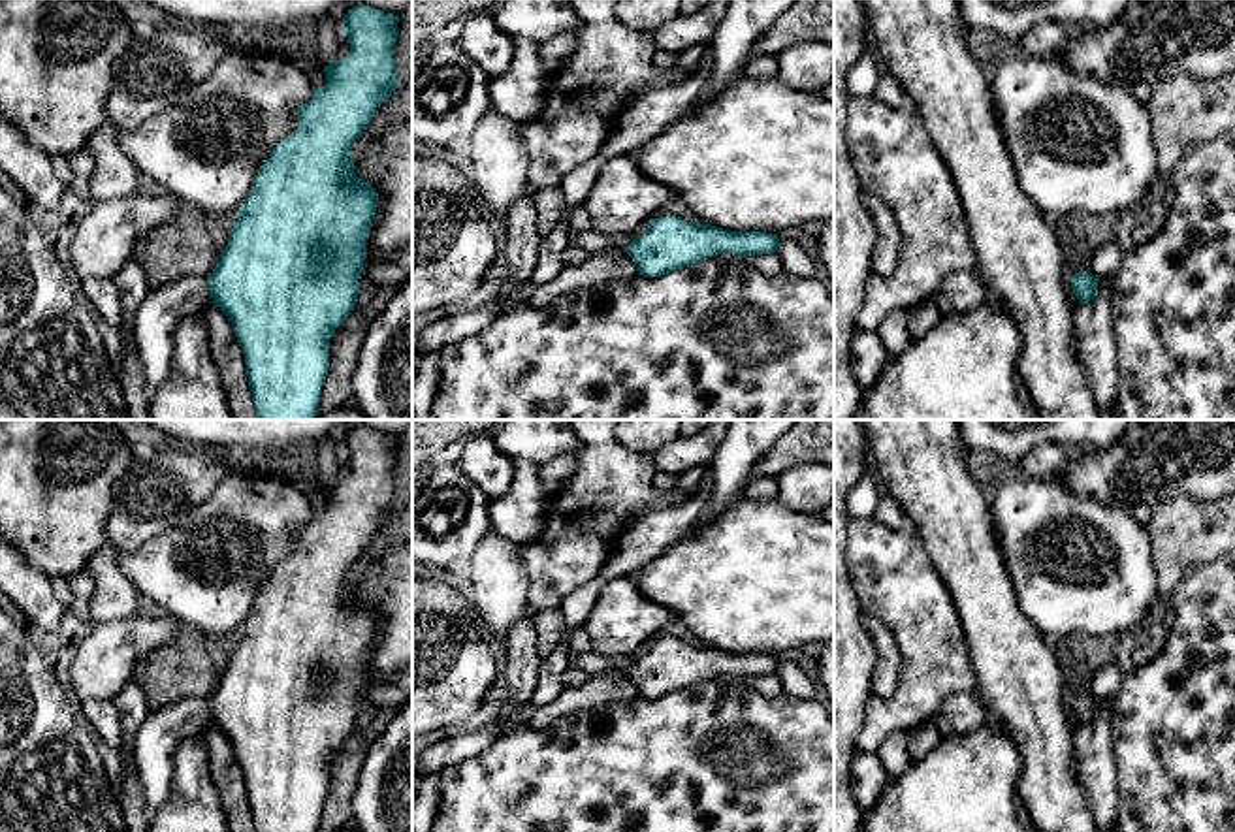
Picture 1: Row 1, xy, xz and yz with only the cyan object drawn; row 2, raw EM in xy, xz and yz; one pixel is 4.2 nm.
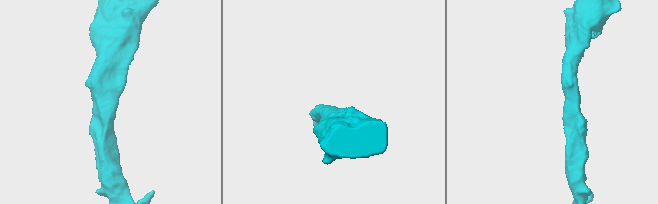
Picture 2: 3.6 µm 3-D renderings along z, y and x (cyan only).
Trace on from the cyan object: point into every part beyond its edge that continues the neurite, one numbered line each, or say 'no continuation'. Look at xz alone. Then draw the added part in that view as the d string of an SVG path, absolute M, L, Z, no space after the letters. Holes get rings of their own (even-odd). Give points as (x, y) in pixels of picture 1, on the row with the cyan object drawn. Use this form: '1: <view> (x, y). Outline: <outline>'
1: xz (595, 243). Outline: M569 228L569 241L570 245L582 247L587 250L587 254L602 254L602 252L625 252L627 247L633 243L633 235L629 233L597 233L593 230L589 232L576 232Z

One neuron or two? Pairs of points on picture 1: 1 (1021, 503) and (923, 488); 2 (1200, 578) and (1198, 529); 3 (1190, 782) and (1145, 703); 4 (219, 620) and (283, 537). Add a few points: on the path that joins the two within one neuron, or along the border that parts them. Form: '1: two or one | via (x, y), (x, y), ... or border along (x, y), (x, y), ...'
1: two | border along (989, 503), (1000, 546)
2: two | border along (1215, 560), (1192, 565), (1170, 597)
3: one | via (1190, 763), (1190, 752), (1164, 721)
4: one | via (221, 599), (262, 558)

